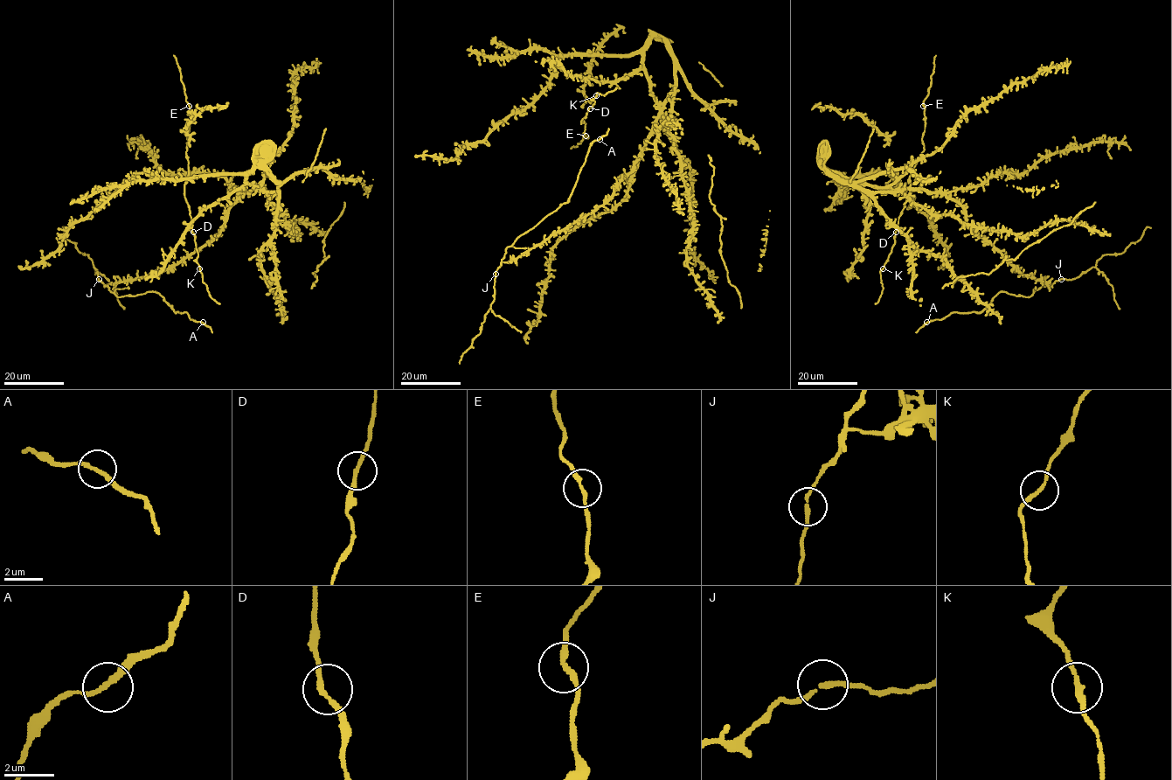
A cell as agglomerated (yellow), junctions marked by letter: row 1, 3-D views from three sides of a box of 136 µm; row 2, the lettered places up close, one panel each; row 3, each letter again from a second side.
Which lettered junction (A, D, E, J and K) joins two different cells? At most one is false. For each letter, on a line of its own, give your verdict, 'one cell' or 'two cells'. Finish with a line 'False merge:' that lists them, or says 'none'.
A: one cell
D: one cell
E: one cell
J: one cell
K: one cell
False merge: none

